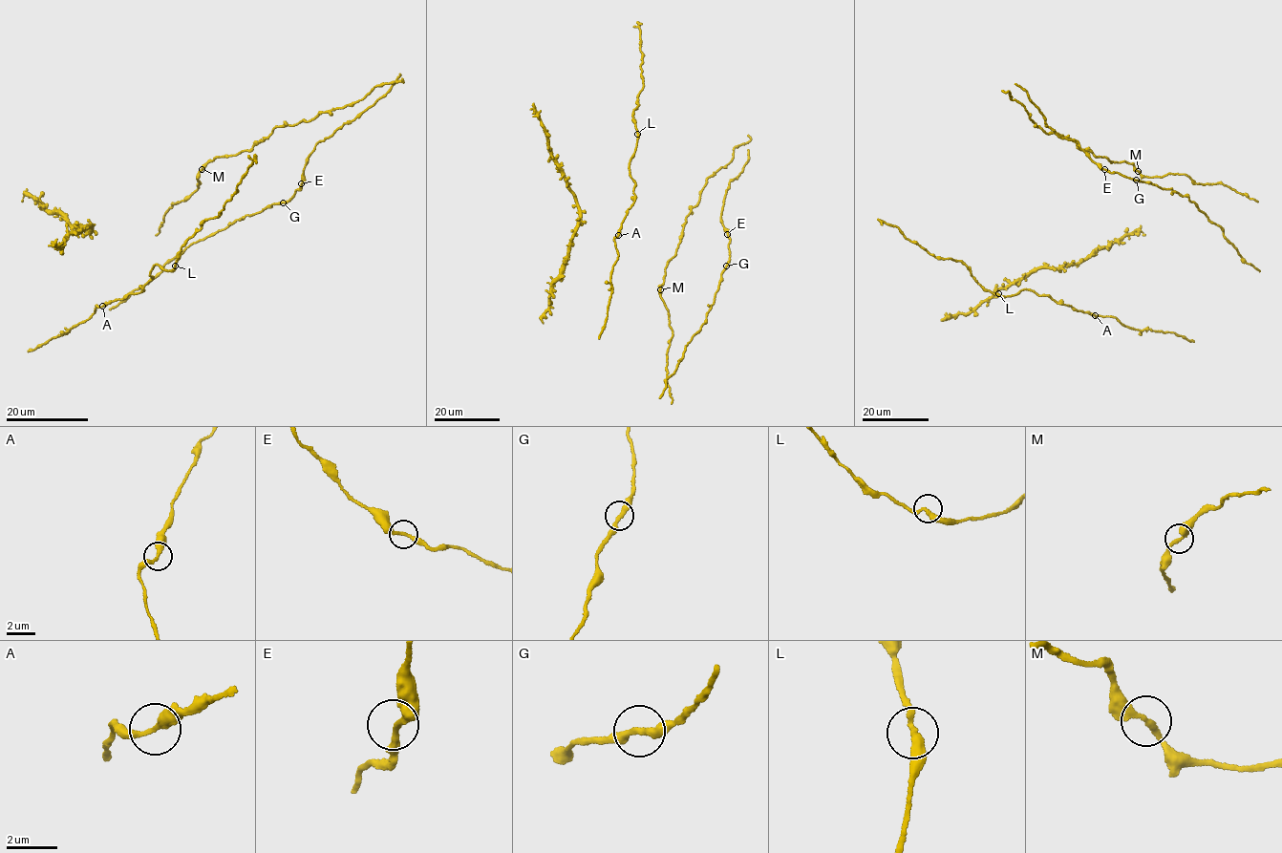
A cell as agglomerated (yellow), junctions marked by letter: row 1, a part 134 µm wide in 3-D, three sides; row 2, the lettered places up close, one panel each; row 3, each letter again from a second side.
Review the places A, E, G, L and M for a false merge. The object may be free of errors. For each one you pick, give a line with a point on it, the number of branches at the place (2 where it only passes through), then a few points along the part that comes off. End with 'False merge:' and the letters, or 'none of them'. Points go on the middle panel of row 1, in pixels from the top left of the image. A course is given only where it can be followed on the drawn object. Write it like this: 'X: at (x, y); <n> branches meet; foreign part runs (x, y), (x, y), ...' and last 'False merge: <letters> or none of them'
False merge: none of them

